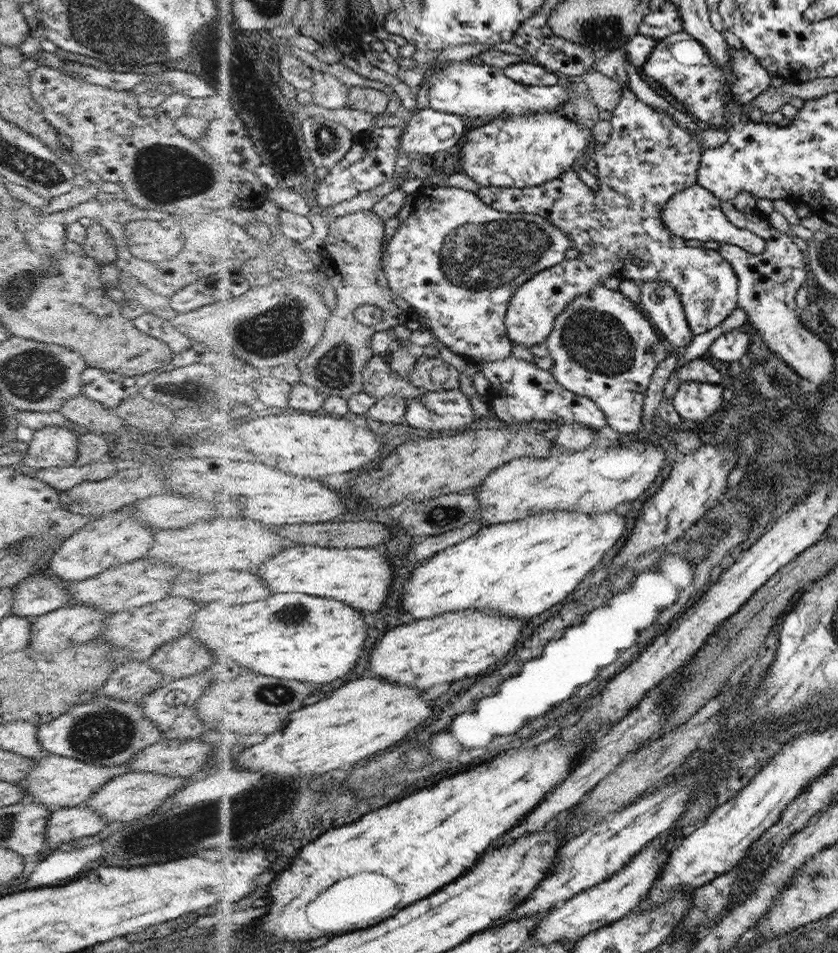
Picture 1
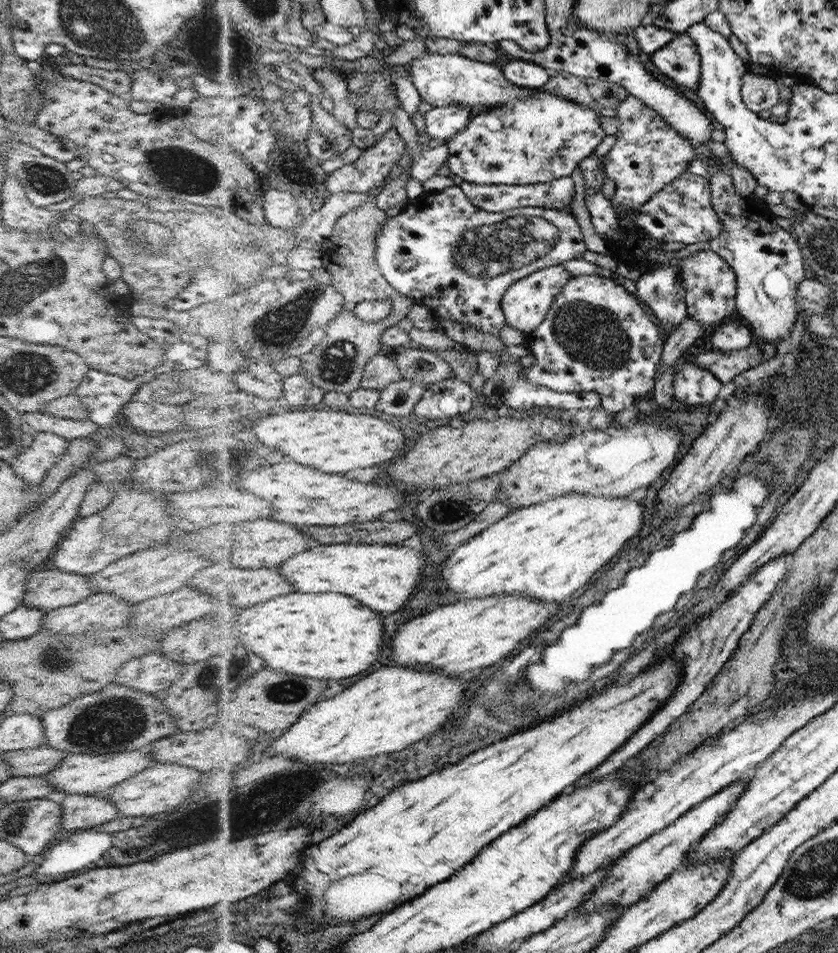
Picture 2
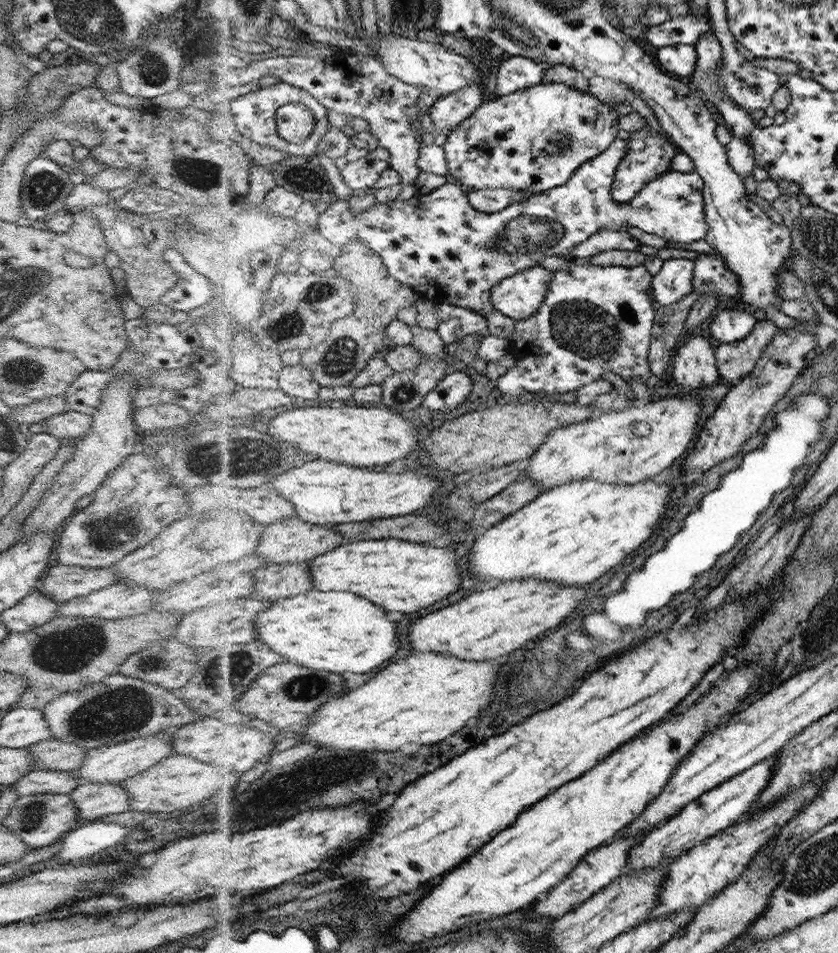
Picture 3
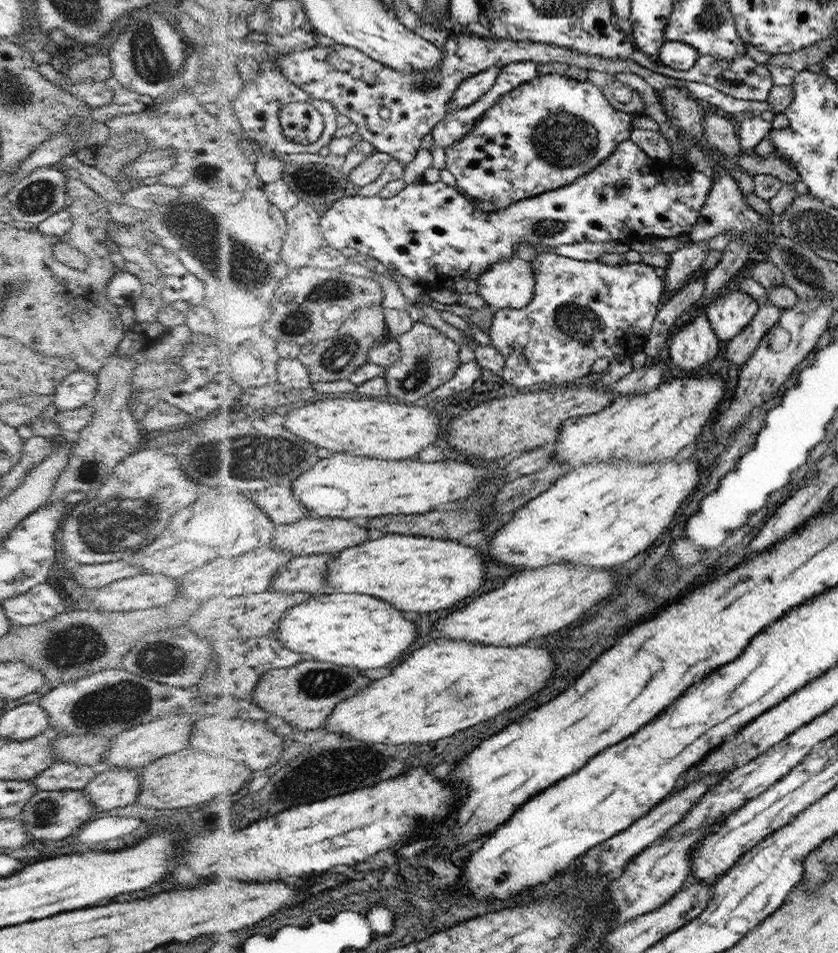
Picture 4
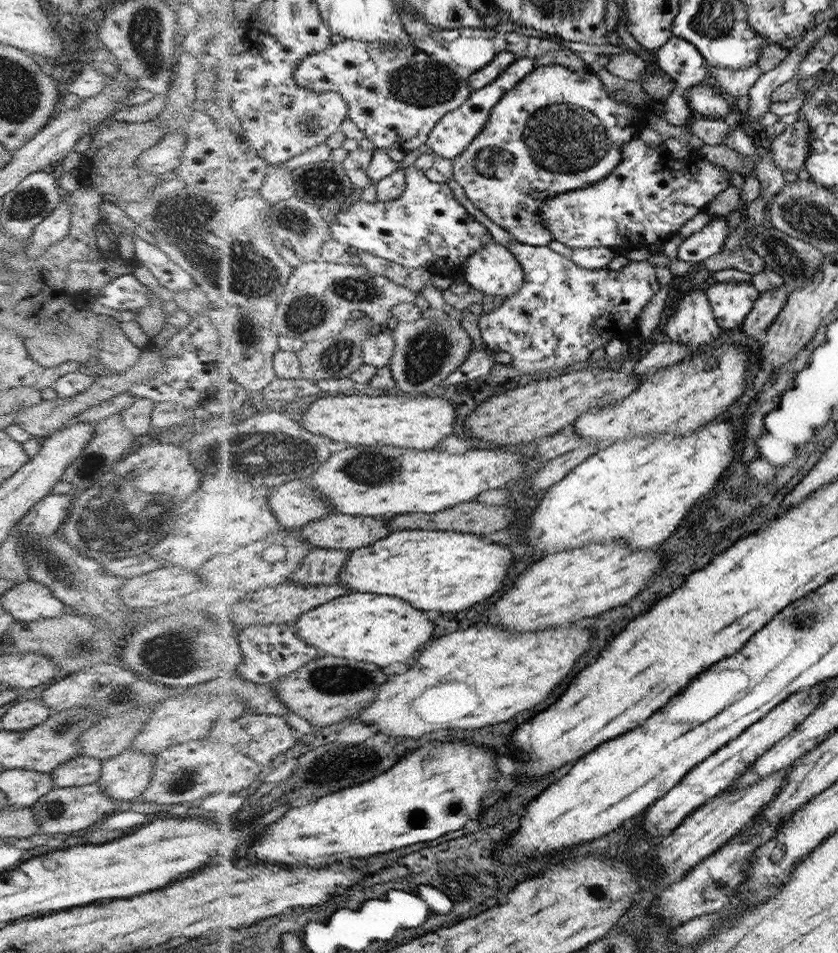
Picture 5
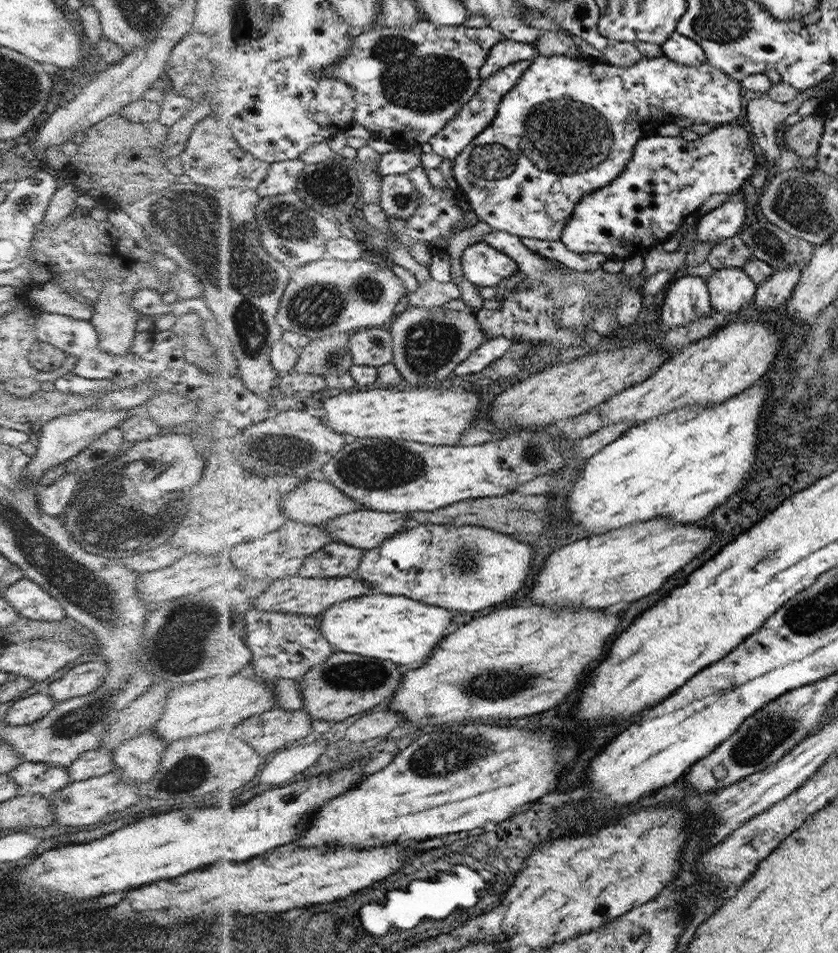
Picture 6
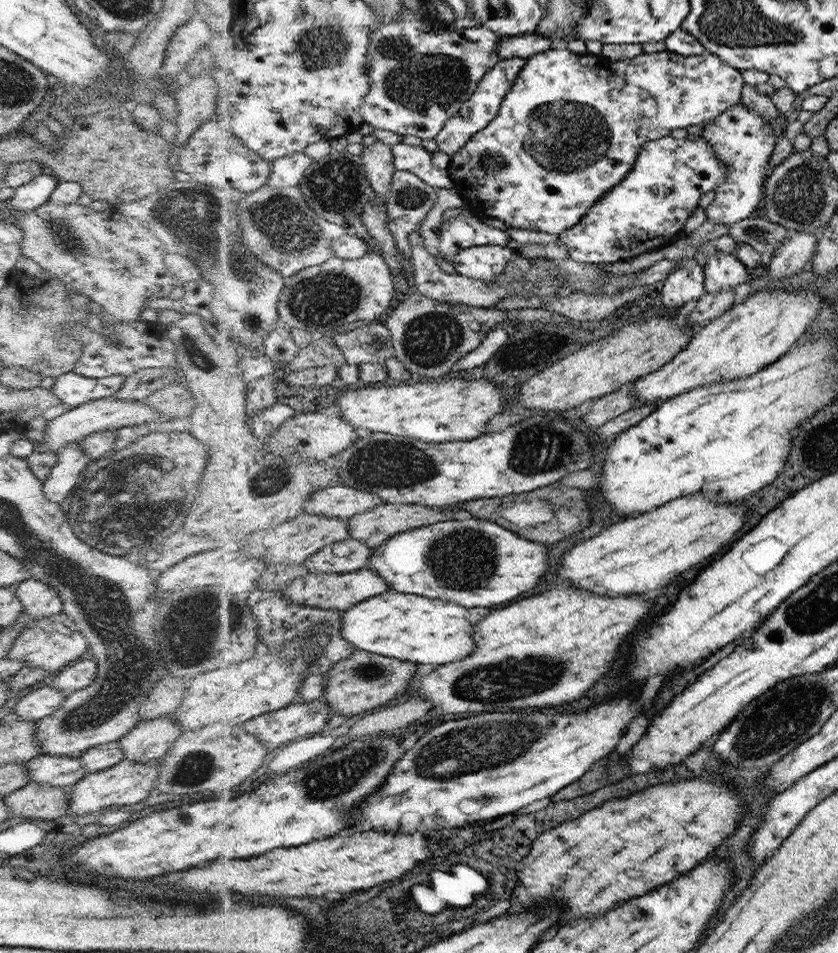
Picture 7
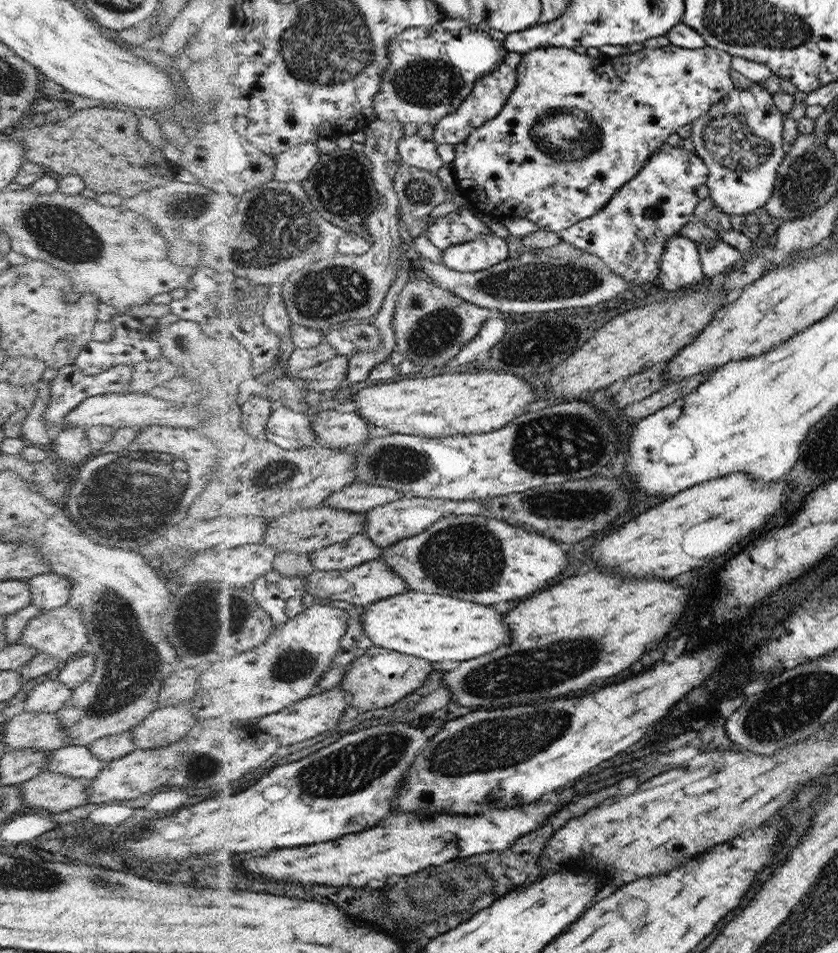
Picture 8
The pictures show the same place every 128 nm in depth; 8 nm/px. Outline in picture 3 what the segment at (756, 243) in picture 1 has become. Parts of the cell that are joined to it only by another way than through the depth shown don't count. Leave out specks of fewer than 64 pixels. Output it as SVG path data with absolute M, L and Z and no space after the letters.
M616 139L602 155L584 163L567 184L542 193L534 193L528 199L514 202L500 212L484 213L470 206L468 193L463 186L446 184L429 194L418 191L410 200L394 200L388 204L378 204L361 214L355 214L351 202L339 200L319 218L321 234L340 248L356 242L365 243L388 265L396 279L414 287L424 298L438 303L450 303L468 308L485 317L496 310L491 302L491 294L496 283L527 268L544 264L548 257L569 258L571 252L580 244L591 239L600 230L627 232L630 226L640 228L648 234L656 234L666 241L692 243L705 239L709 230L706 222L704 189L706 182L698 173L675 172L671 170L656 176L650 184L642 188L636 197L626 203L614 200L611 187L615 181L618 166L628 152L628 140Z

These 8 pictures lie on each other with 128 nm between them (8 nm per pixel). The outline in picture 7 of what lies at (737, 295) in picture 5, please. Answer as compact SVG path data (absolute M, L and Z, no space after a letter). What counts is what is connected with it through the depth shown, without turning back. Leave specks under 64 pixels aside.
M716 252L706 257L706 264L703 265L706 270L706 292L714 293L728 290L728 287L737 289L746 282L746 270L744 264L734 258L734 254L726 252Z

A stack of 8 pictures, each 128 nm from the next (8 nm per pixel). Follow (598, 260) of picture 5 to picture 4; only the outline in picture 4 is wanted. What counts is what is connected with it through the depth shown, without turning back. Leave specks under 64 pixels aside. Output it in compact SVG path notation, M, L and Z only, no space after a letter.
M611 241L604 243L577 243L553 248L553 253L585 262L598 261L604 254L623 254L630 250L629 243Z

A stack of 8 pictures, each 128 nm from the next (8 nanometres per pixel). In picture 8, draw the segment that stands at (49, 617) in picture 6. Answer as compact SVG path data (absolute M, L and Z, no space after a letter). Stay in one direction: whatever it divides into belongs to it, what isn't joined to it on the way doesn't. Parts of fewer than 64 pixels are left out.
M48 571L27 581L32 591L31 603L40 607L40 610L58 608L70 600L72 579L66 575Z

